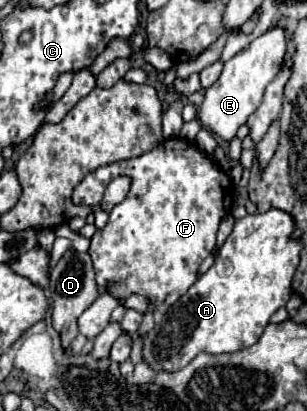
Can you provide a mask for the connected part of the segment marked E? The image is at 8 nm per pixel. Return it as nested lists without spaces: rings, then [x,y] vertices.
[[[274,23],[266,33],[256,37],[244,51],[236,53],[230,61],[226,61],[220,79],[210,89],[206,89],[204,101],[198,107],[198,119],[200,119],[202,127],[210,129],[214,135],[218,135],[228,142],[232,141],[238,127],[244,125],[246,119],[262,103],[266,85],[270,81],[274,81],[278,71],[284,67],[284,57],[286,57],[288,47],[290,47],[288,29]]]

